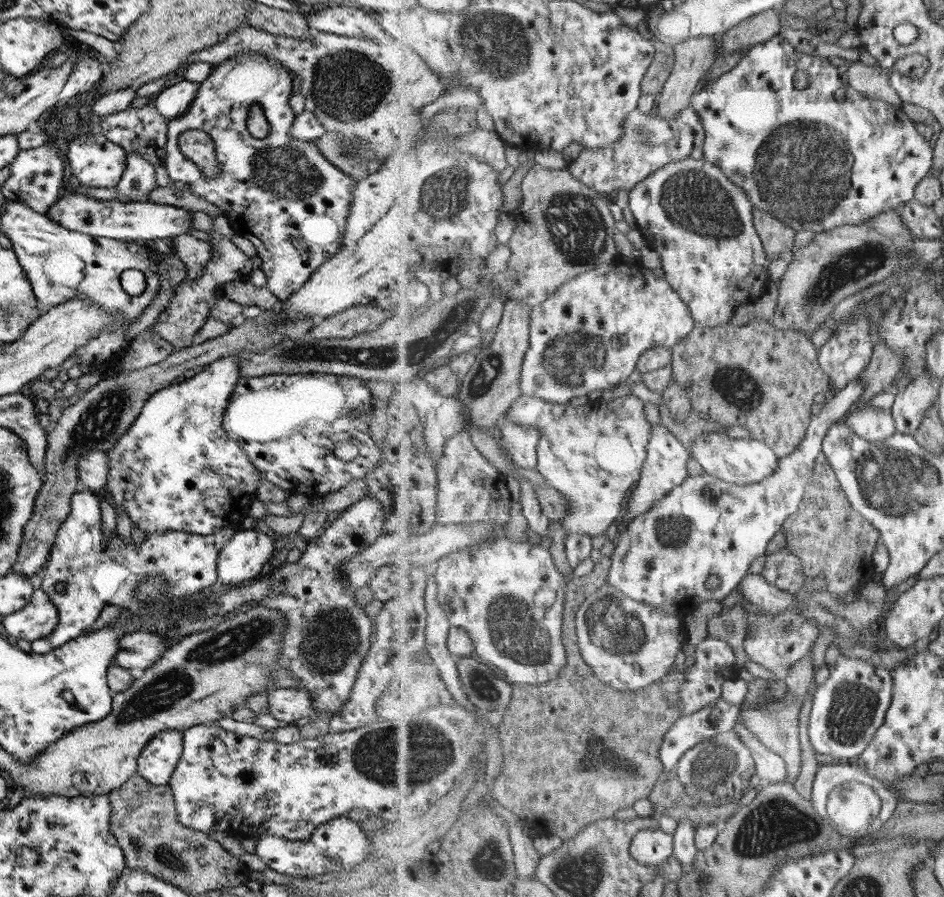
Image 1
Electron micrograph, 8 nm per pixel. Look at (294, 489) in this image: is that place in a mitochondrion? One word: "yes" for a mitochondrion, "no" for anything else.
no

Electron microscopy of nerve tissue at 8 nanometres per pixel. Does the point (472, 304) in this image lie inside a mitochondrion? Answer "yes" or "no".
yes

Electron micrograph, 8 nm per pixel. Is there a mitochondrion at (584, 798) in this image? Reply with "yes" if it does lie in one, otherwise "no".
no

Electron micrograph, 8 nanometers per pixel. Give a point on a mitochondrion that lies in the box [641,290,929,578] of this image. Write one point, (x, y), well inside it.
(675, 530)

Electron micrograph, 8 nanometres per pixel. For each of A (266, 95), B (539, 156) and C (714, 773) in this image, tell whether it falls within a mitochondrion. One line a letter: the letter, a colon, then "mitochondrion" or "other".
A: other
B: other
C: mitochondrion

